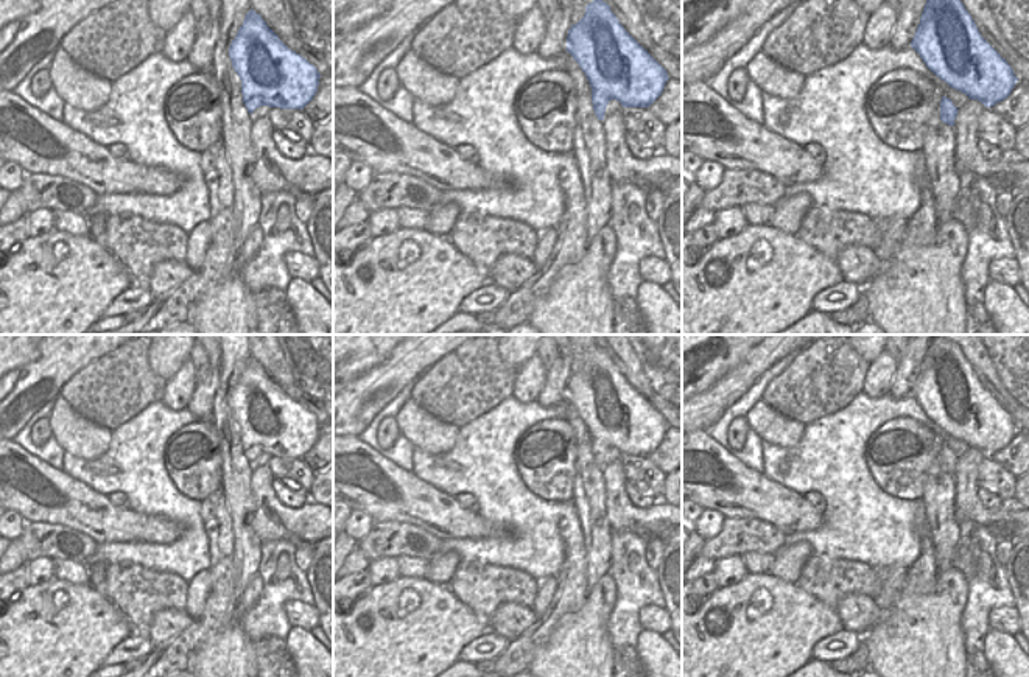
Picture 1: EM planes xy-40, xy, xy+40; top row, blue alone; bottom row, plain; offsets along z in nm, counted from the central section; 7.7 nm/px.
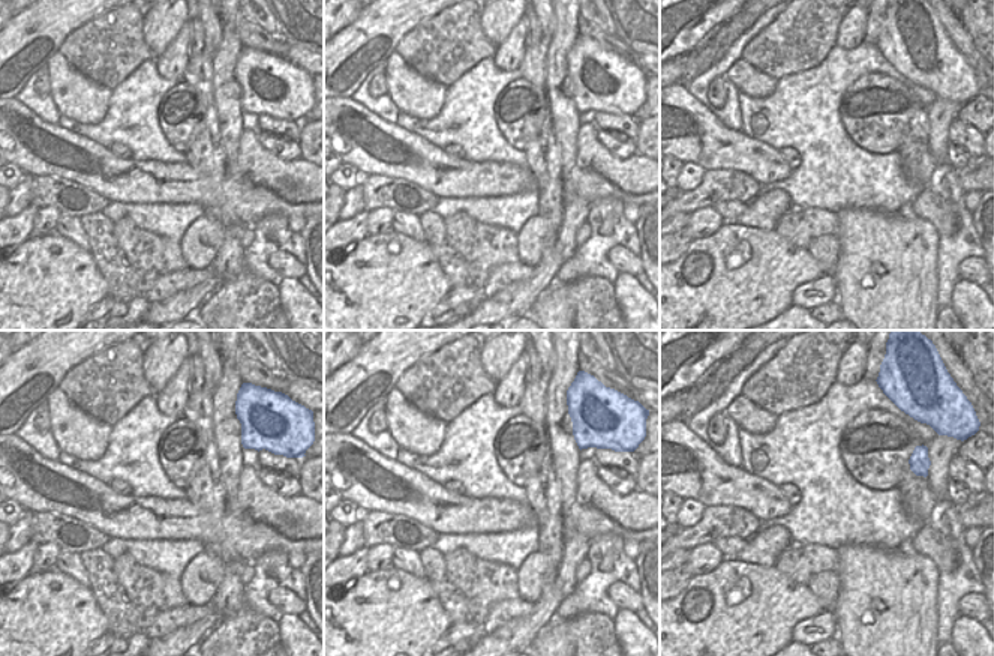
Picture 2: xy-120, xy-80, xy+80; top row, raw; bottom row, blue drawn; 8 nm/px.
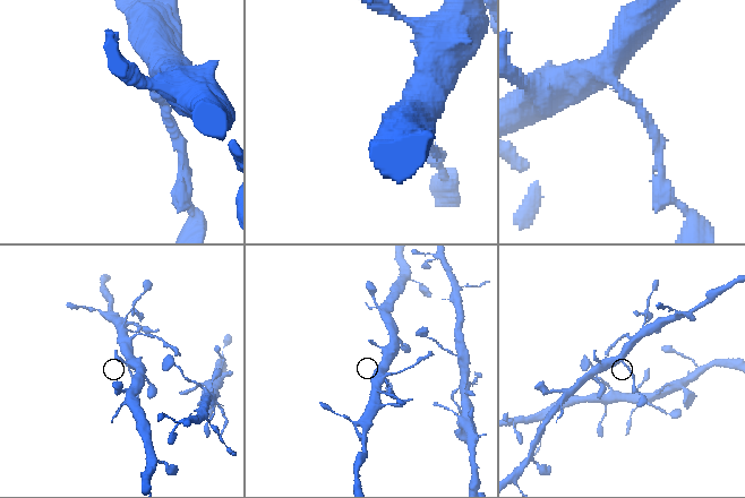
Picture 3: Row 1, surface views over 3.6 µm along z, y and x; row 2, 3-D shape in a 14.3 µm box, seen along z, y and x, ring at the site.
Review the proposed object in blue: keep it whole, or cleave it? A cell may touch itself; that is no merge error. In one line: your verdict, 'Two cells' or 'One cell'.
One cell.

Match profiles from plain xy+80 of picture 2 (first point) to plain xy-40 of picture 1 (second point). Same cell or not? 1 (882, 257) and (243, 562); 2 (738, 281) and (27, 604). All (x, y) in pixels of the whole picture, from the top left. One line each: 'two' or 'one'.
1: two
2: one

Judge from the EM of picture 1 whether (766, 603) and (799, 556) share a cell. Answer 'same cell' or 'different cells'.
different cells

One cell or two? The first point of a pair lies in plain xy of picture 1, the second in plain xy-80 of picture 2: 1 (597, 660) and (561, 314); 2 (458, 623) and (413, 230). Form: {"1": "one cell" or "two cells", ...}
{"1": "one cell", "2": "two cells"}

